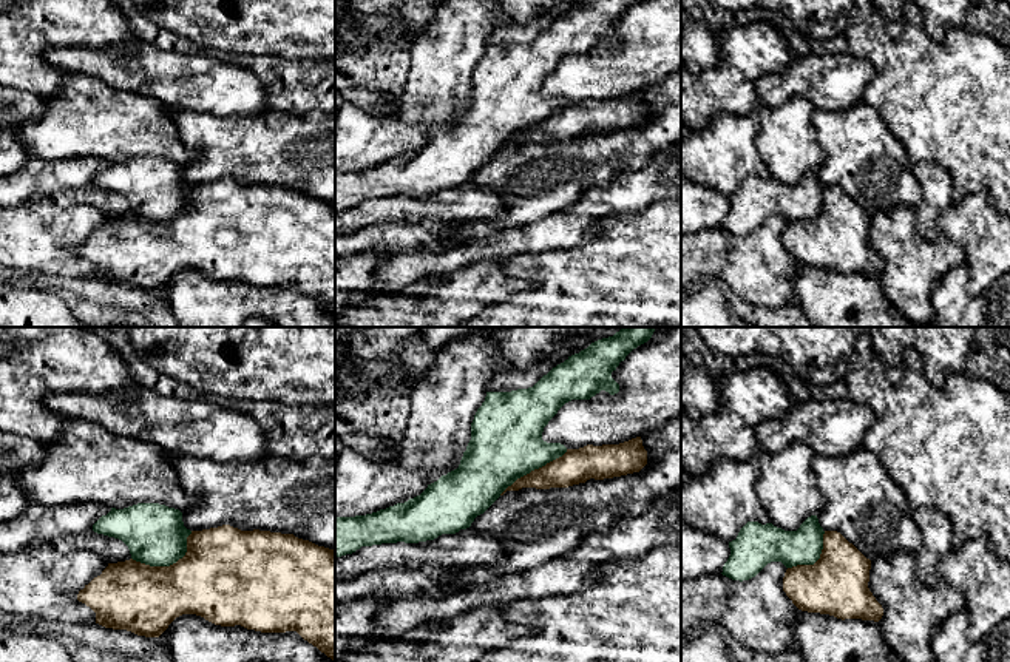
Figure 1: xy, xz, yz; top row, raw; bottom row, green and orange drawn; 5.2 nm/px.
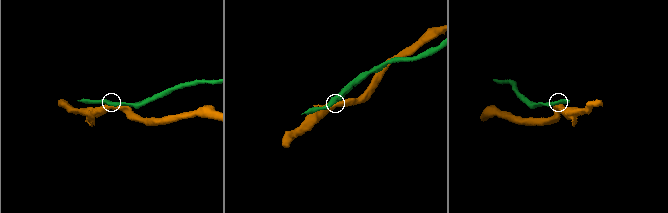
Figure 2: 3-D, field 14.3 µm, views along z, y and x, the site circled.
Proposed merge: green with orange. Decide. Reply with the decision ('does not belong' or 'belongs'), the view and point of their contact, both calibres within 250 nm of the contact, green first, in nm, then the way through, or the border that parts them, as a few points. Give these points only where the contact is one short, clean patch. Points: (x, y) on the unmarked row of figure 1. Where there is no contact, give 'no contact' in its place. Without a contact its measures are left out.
does not belong | xy (169, 219) | 320/400 nm

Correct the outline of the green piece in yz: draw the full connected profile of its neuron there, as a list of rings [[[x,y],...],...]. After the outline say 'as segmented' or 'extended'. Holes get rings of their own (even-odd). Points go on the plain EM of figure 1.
[[[817,170],[808,171],[797,185],[747,176],[737,193],[729,196],[730,210],[721,228],[743,236],[771,216],[781,216],[786,222],[814,219],[823,204],[823,188]]]; as segmented

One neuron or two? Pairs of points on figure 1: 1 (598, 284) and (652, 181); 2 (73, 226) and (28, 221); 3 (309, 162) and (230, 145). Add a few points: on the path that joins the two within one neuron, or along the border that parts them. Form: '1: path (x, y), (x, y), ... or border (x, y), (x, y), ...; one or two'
1: border (664, 199), (654, 201), (641, 212), (599, 219); two
2: path (62, 230), (39, 230); one
3: path (289, 150), (250, 148); one

